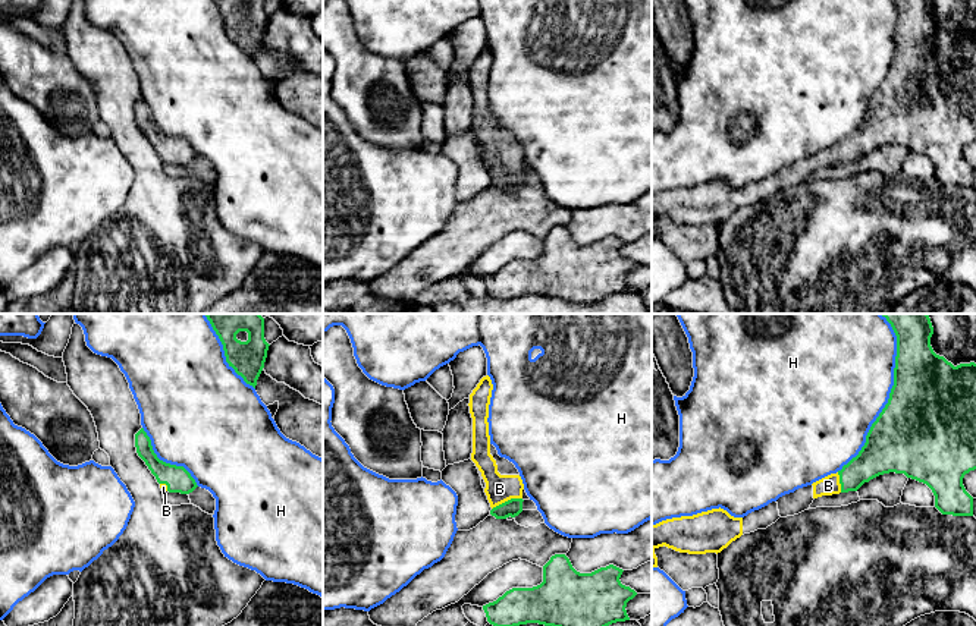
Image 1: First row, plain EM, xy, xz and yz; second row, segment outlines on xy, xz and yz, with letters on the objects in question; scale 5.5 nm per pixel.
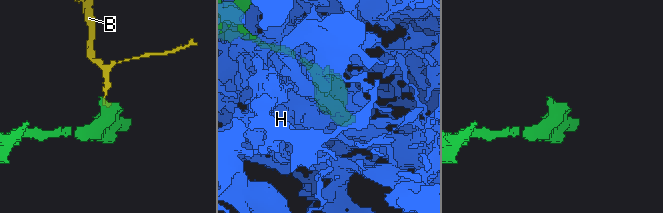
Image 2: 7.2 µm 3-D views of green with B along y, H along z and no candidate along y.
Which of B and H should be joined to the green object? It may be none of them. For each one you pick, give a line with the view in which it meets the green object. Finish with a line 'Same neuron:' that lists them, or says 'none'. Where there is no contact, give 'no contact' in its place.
B: meets green in xz
Same neuron: B

